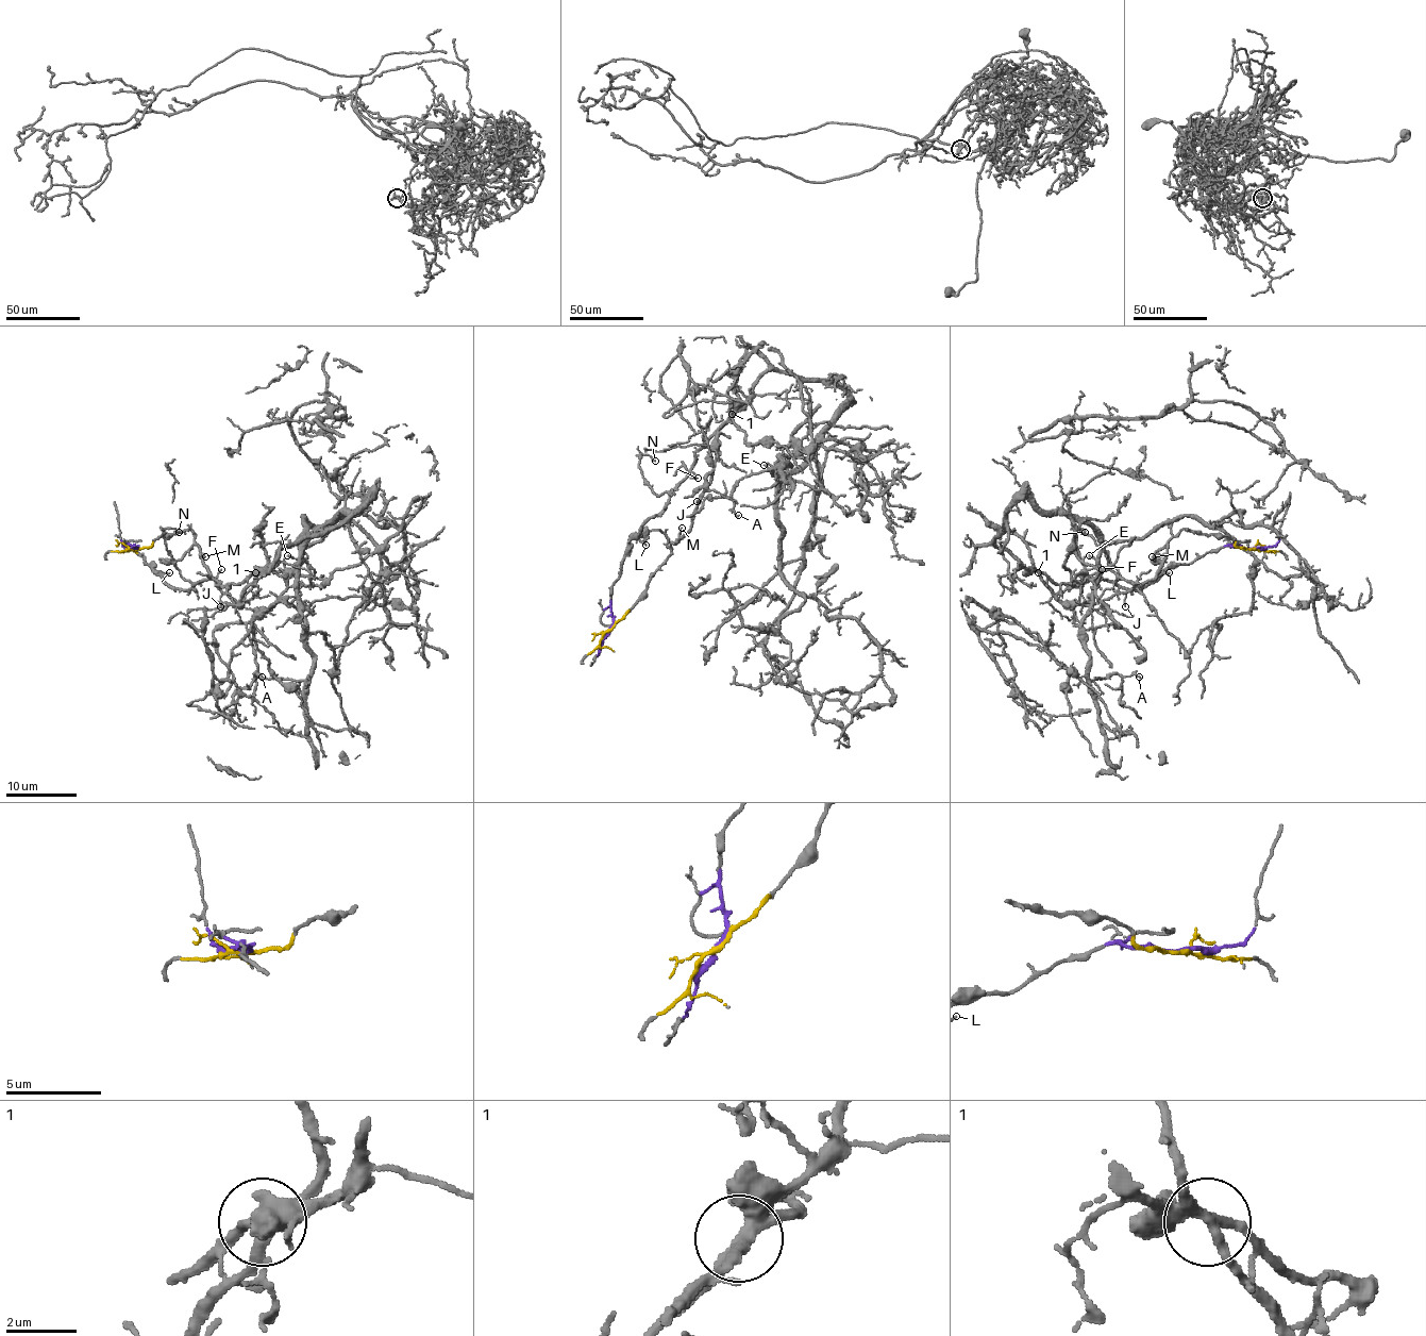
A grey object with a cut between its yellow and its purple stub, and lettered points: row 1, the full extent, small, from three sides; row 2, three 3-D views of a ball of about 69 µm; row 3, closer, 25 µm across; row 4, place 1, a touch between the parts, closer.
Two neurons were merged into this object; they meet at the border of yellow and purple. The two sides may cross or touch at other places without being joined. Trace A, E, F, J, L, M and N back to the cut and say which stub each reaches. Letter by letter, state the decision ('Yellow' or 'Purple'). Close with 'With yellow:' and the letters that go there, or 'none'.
A: Purple
E: Purple
F: Purple
J: Yellow
L: Purple
M: Yellow
N: Purple
With yellow: J, M

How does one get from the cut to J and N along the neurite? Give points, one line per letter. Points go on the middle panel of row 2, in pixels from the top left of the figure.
J: (607, 631), (634, 605), (647, 588), (650, 575), (671, 552), (671, 544), (690, 528), (695, 501)
N: (609, 631), (610, 588), (626, 544), (658, 514), (669, 495), (658, 496), (642, 479), (641, 453), (655, 461)

